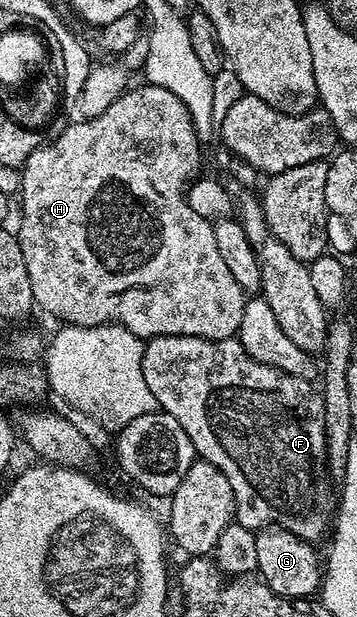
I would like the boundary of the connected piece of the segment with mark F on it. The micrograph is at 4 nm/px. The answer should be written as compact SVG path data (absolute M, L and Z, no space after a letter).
M238 336L230 337L229 339L221 339L220 341L210 341L204 337L153 337L150 338L144 347L144 357L141 359L141 370L144 371L146 386L150 391L153 391L153 396L156 399L158 408L162 412L173 415L173 419L177 419L177 423L181 423L181 428L185 430L185 435L189 435L189 439L193 443L196 454L202 460L213 463L213 467L217 467L217 471L221 471L221 475L225 475L225 479L229 479L229 487L233 487L233 499L235 500L235 515L234 520L241 526L252 531L264 531L272 526L279 526L287 532L291 532L295 536L299 536L301 540L310 543L318 543L323 536L328 536L329 530L333 525L333 497L331 501L331 485L329 474L327 472L327 436L325 435L325 407L323 406L323 398L320 390L316 388L310 381L302 381L293 375L289 375L284 369L274 369L265 363L257 363L257 359L253 359L245 351L245 347L239 342Z

